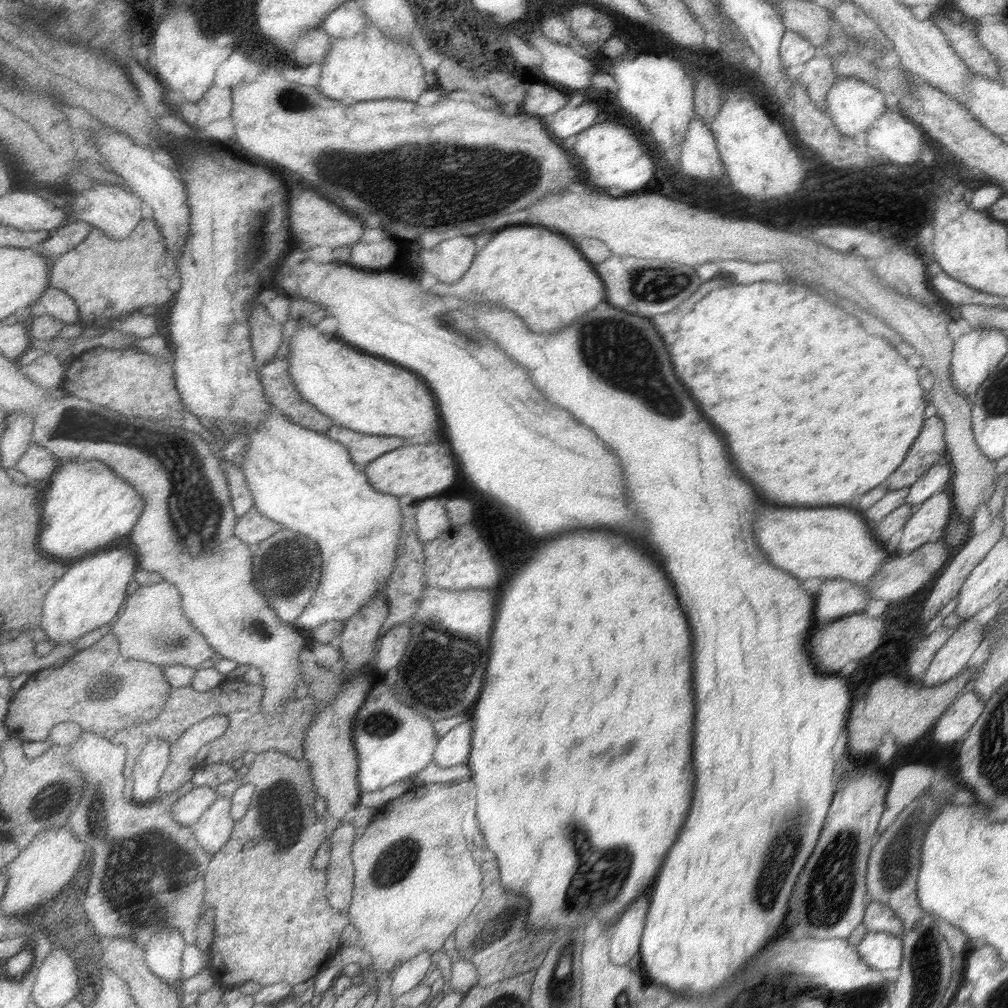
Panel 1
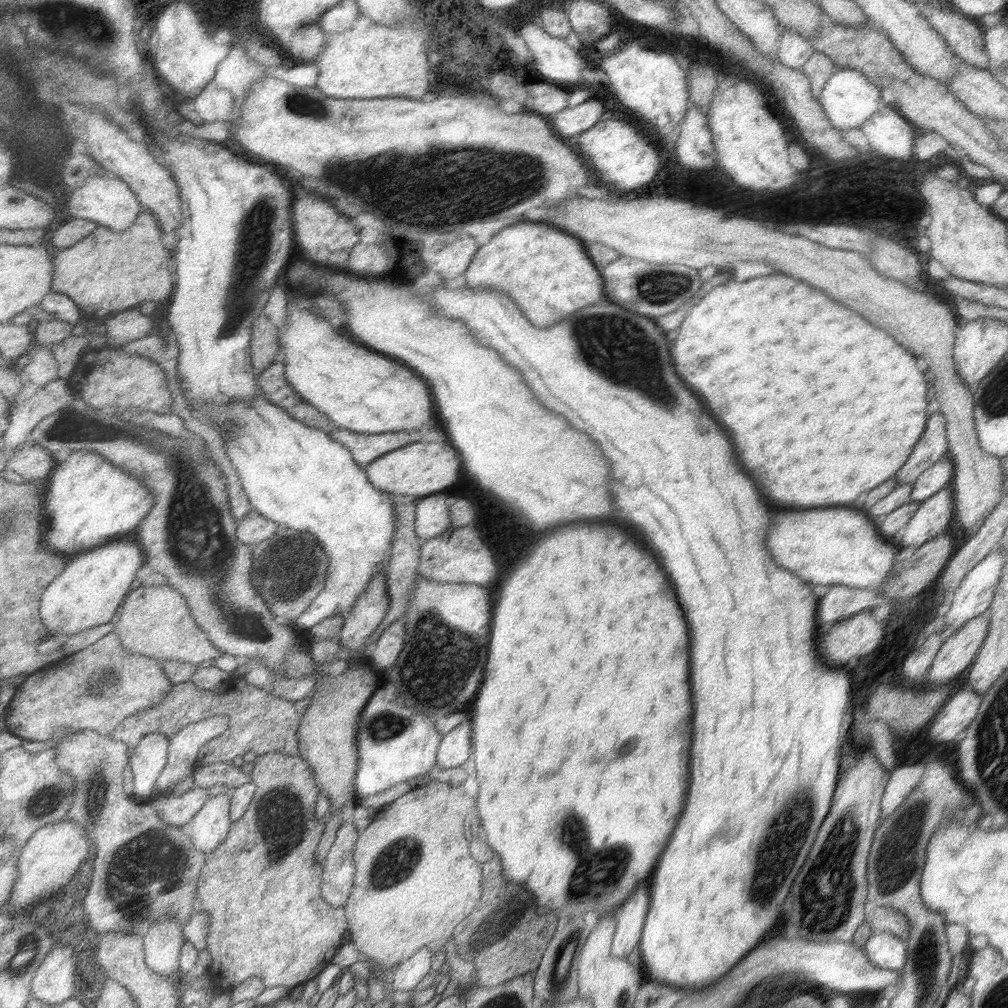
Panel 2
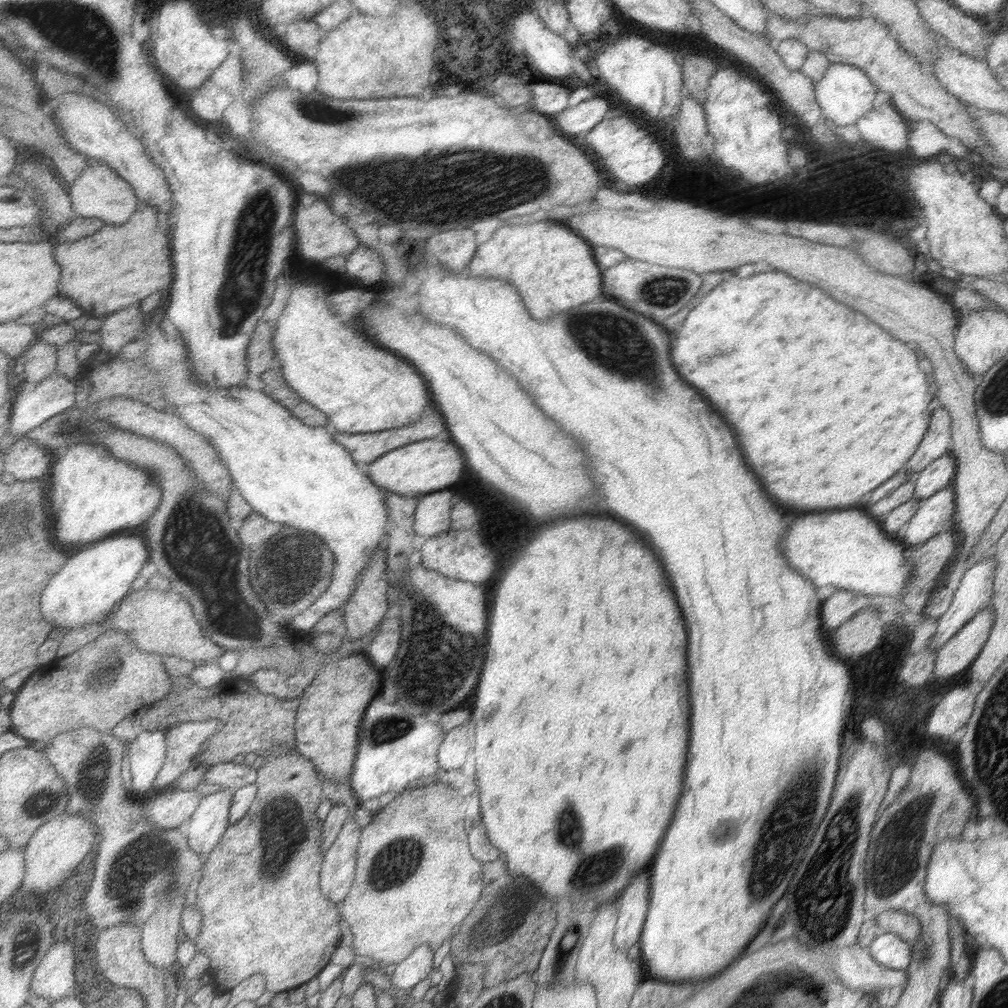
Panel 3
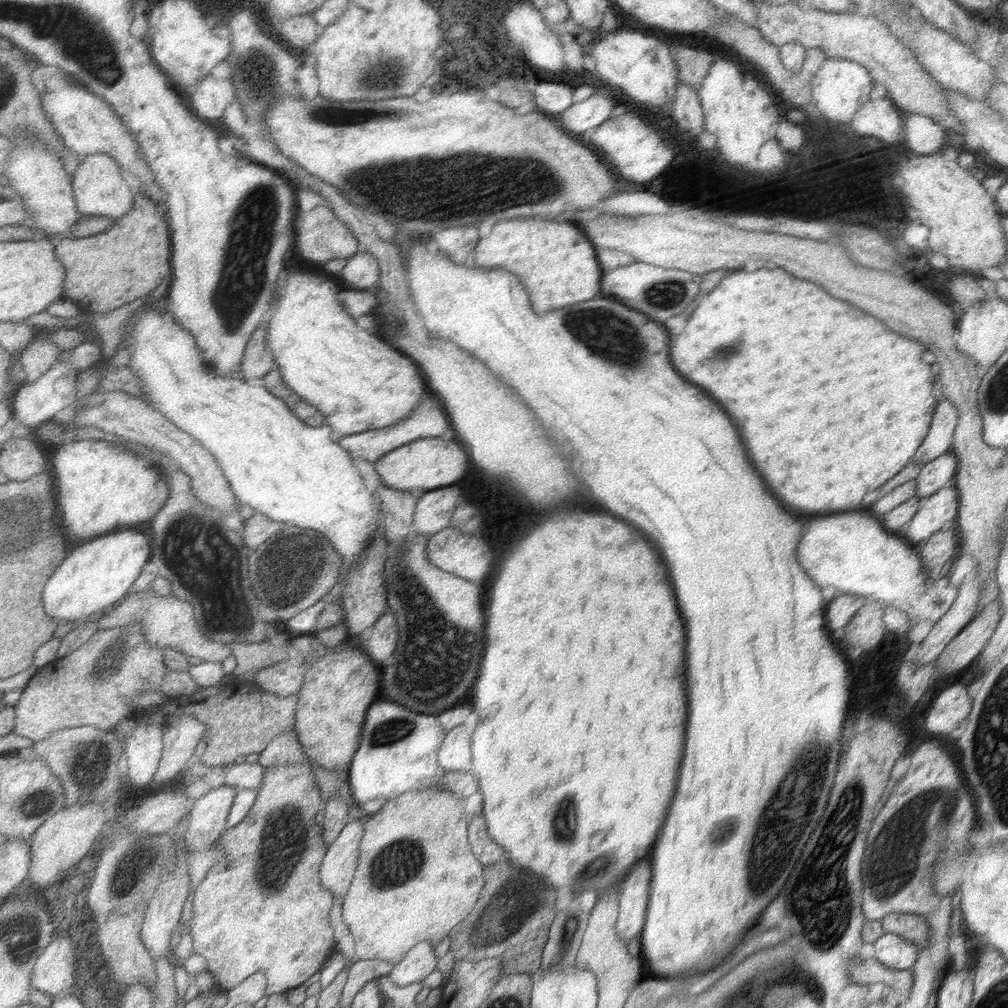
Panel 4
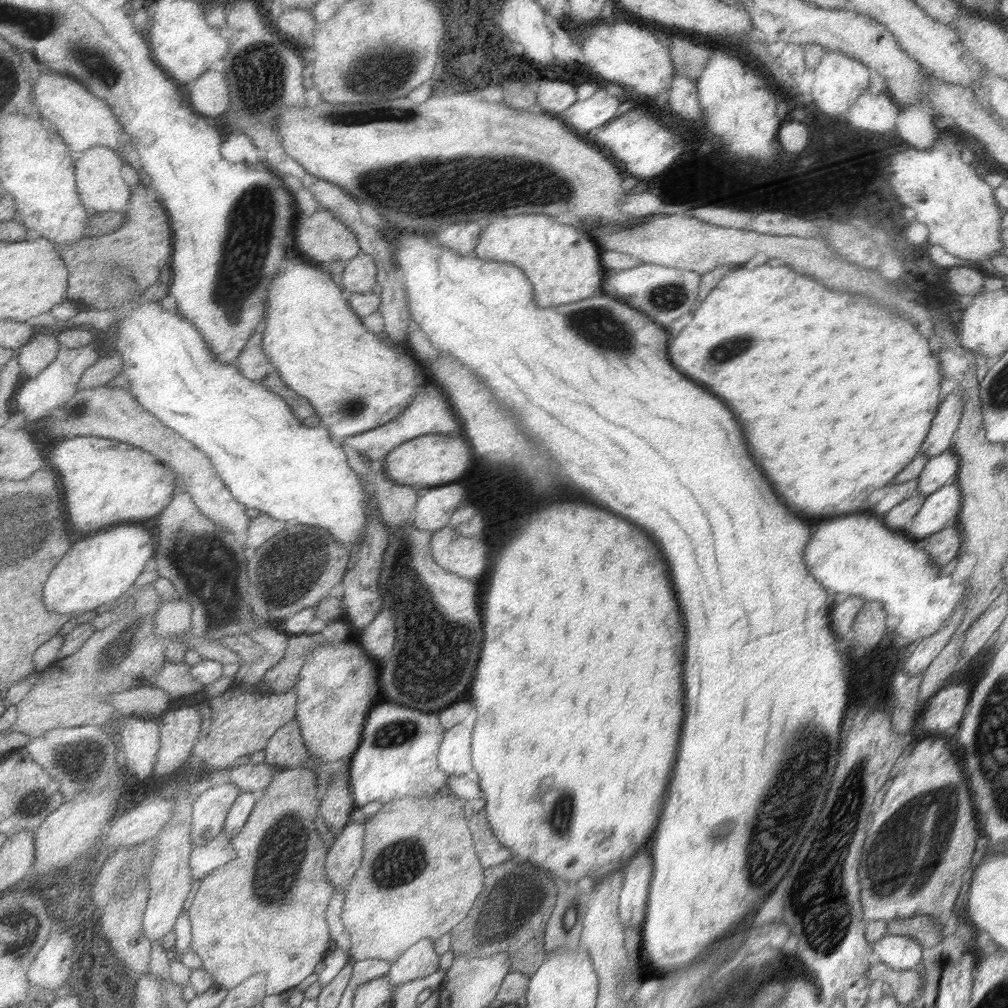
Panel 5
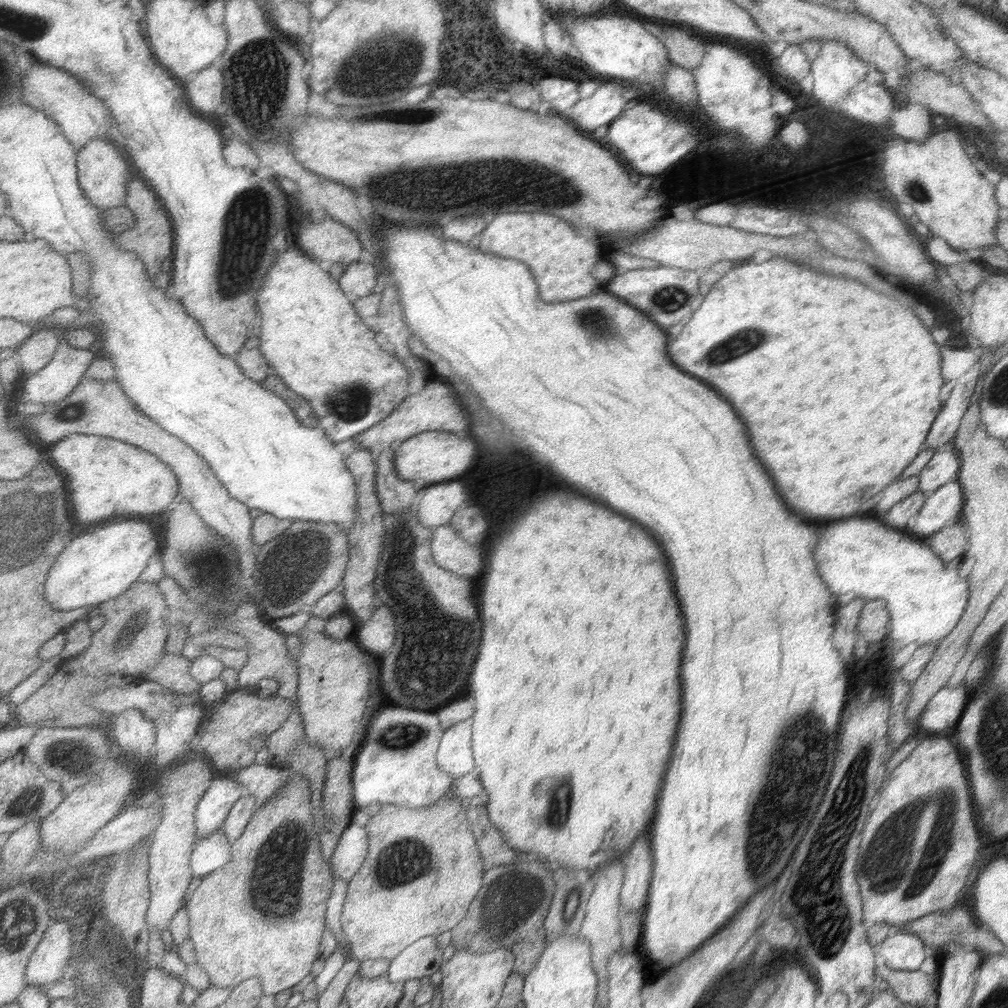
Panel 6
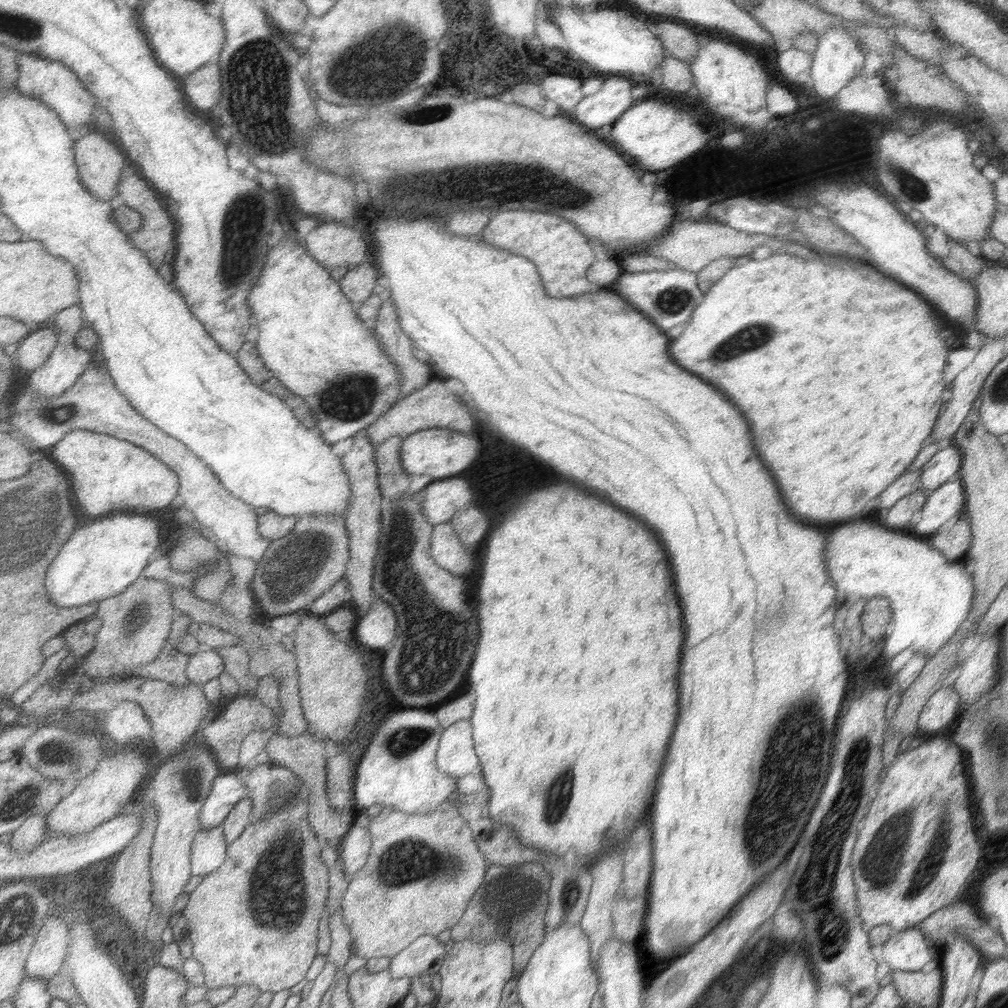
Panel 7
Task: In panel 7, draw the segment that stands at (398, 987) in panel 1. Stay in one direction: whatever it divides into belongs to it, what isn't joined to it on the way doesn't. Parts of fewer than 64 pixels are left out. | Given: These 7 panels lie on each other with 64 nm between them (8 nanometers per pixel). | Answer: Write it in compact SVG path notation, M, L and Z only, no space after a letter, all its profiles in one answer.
M431 934L417 938L405 952L393 958L391 972L395 978L421 976L421 974L439 974L447 960L445 944Z

